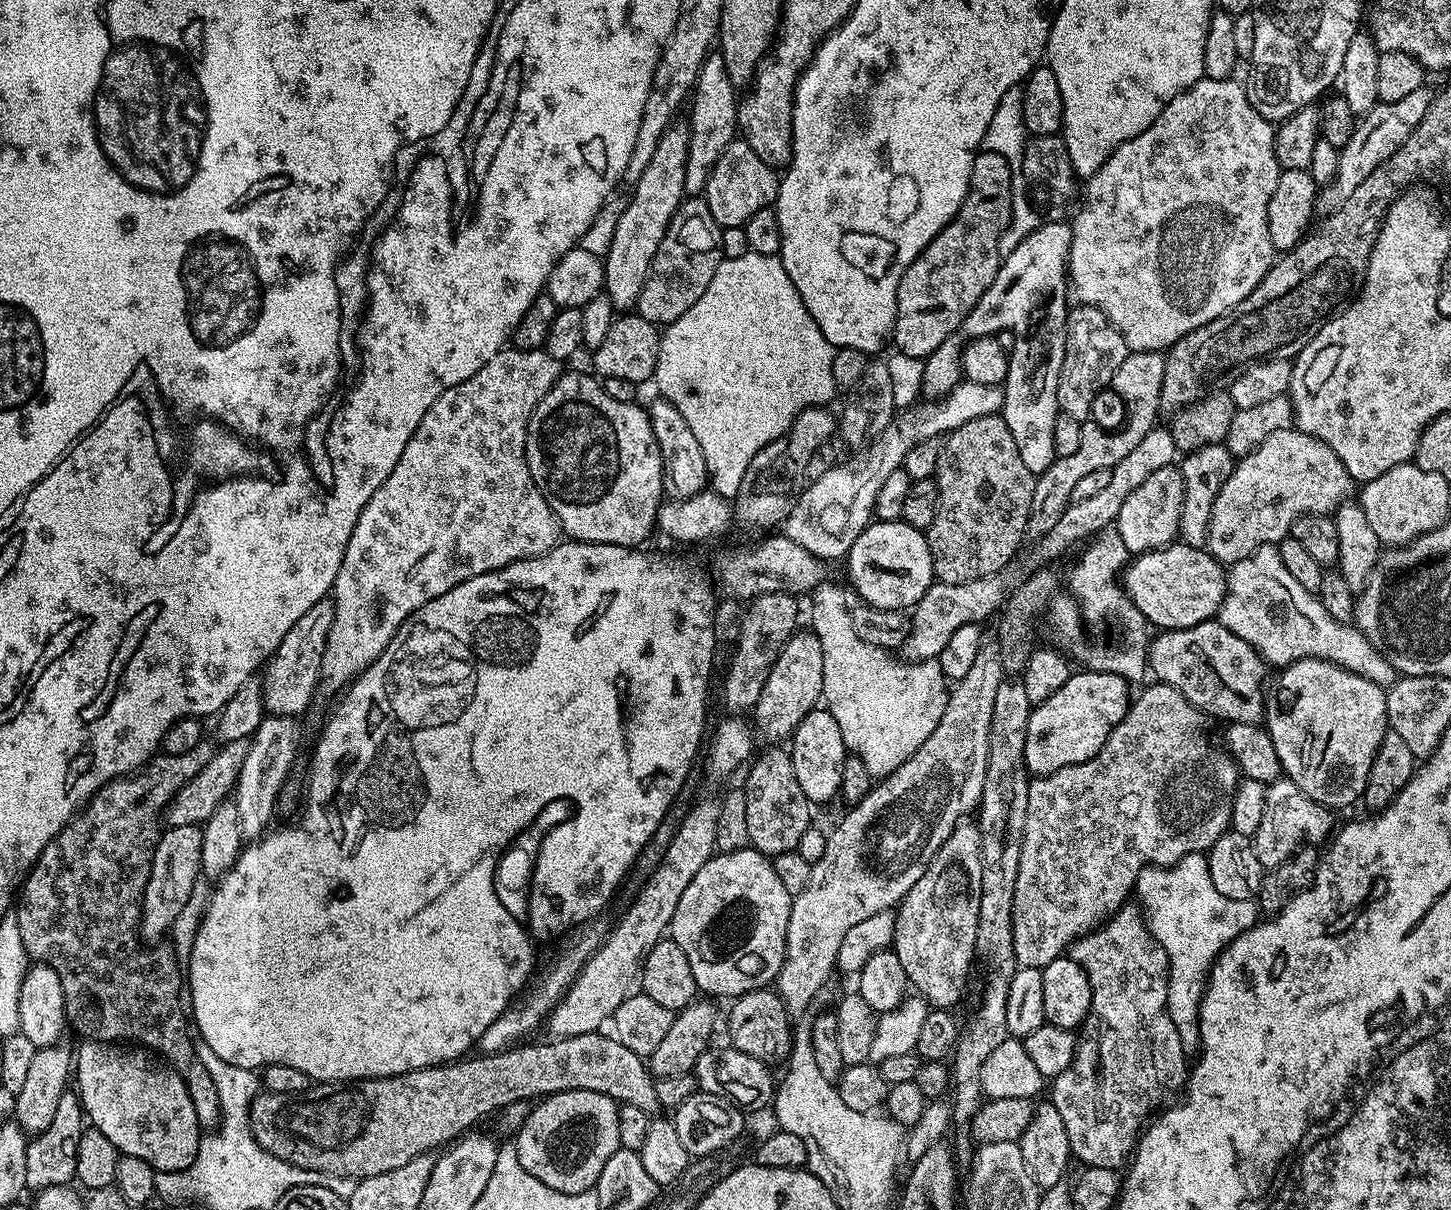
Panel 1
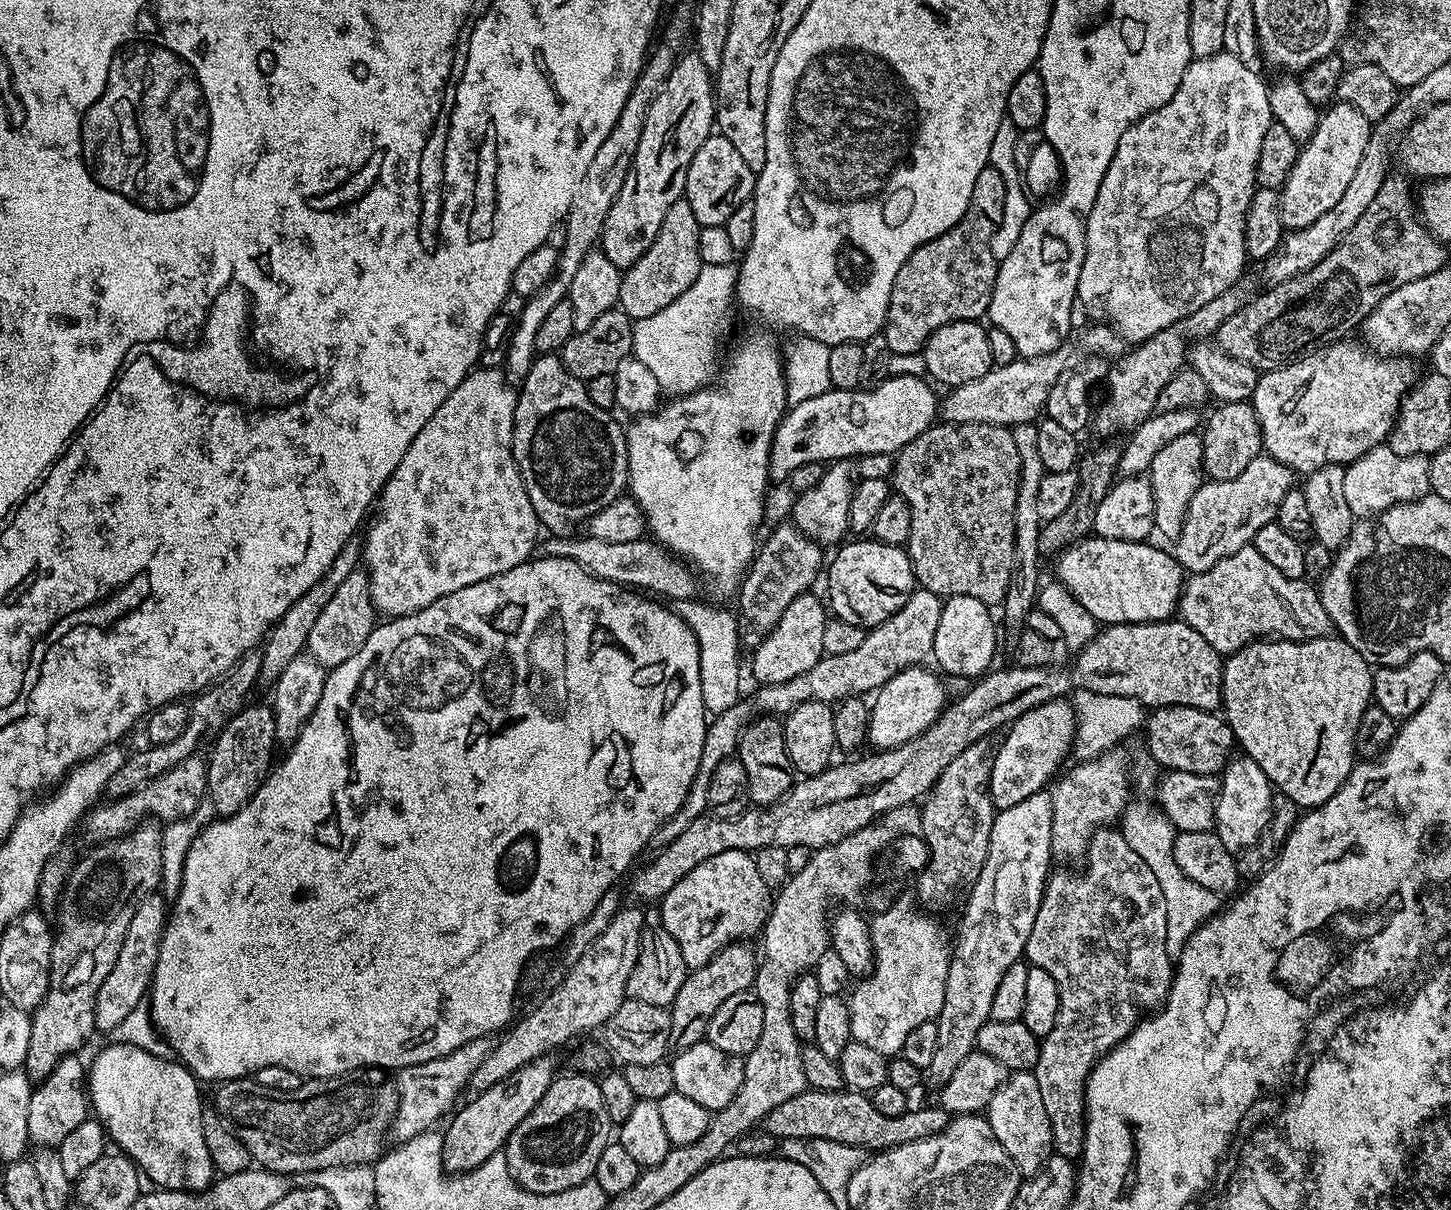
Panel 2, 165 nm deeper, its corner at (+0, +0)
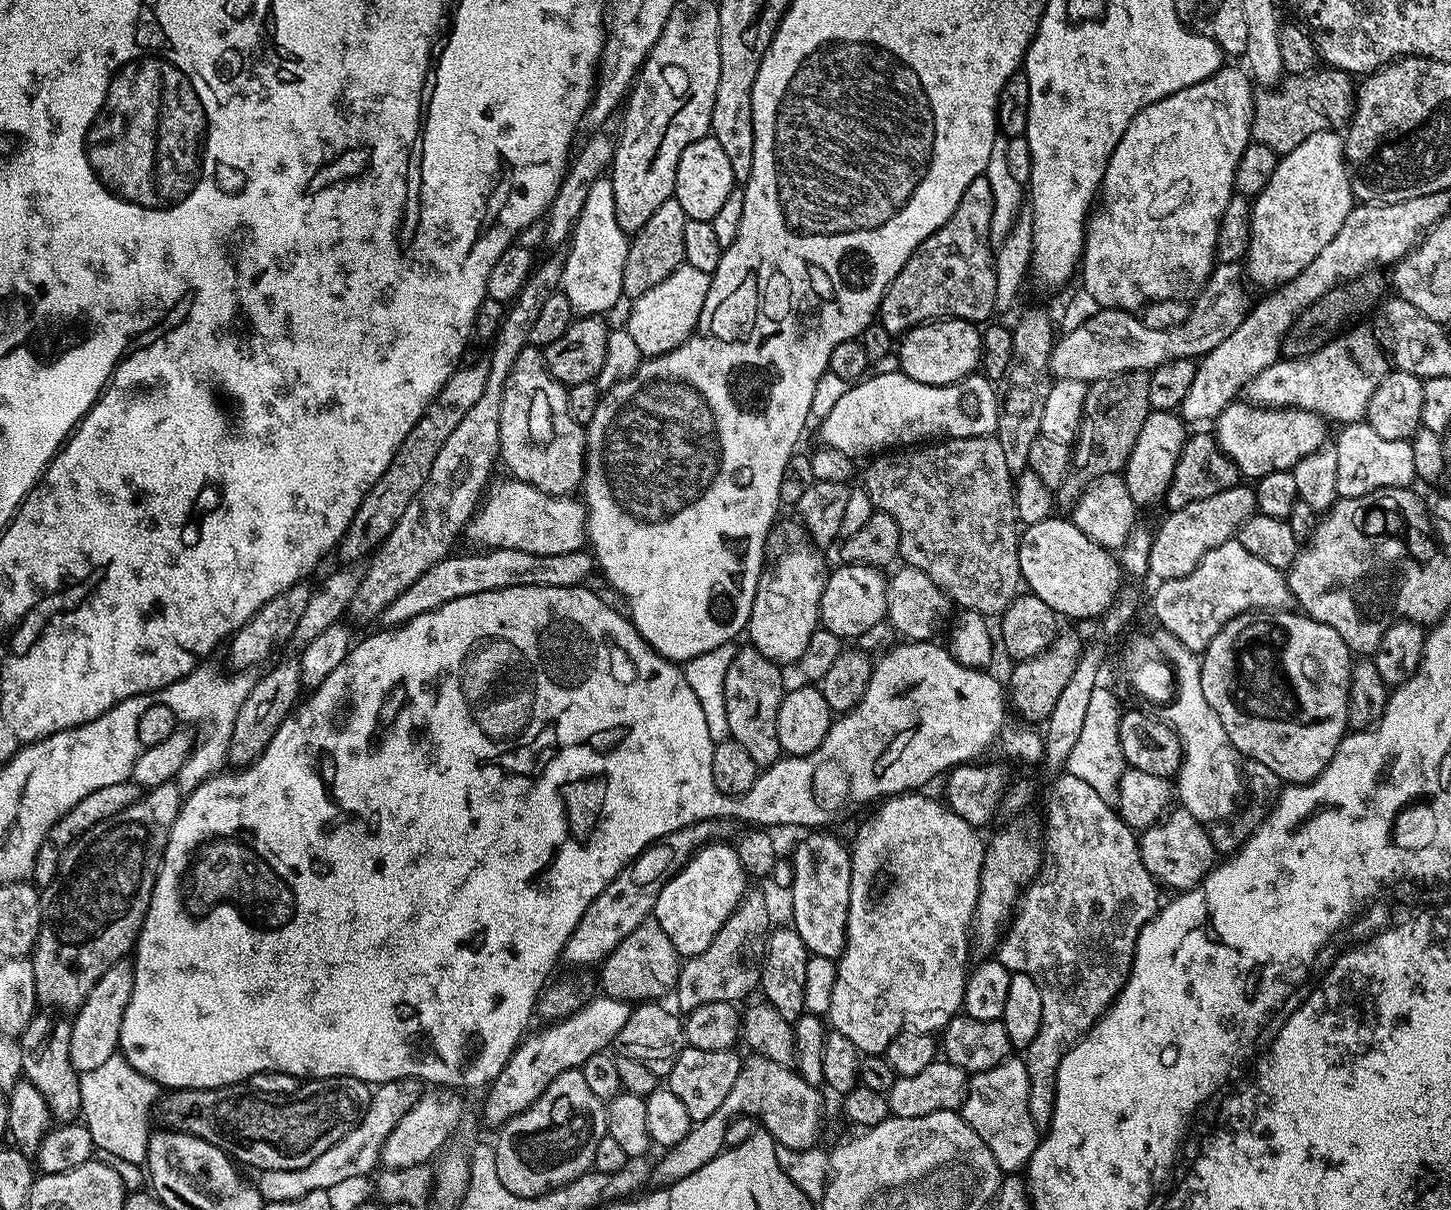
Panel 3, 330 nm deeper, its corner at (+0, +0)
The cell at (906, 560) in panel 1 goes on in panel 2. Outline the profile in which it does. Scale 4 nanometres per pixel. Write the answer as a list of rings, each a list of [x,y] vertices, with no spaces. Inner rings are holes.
[[[856,538],[853,544],[847,544],[835,549],[835,552],[837,551],[836,557],[833,558],[832,565],[830,565],[831,560],[827,565],[828,596],[826,595],[826,600],[830,605],[831,615],[835,619],[850,622],[865,630],[871,630],[877,628],[882,622],[886,622],[886,618],[894,615],[912,597],[912,593],[918,587],[916,575],[907,551],[901,545],[883,544],[875,538]]]

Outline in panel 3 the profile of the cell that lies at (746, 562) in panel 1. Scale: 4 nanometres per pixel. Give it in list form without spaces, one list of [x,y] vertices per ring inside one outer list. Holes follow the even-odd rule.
[[[493,548],[476,550],[473,556],[456,556],[449,554],[440,560],[422,578],[410,582],[390,606],[380,613],[379,623],[384,626],[399,626],[418,618],[418,614],[426,614],[430,610],[438,610],[446,606],[446,602],[454,602],[454,598],[466,598],[470,594],[482,594],[486,590],[502,590],[510,586],[566,586],[575,588],[583,585],[584,580],[594,572],[594,560],[587,551],[570,554],[546,554],[535,556],[526,554],[526,550],[510,550],[509,548]]]

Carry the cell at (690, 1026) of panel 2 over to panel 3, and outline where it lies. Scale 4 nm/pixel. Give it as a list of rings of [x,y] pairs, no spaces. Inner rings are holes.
[[[752,890],[732,913],[730,918],[714,934],[714,942],[697,956],[687,957],[681,963],[680,977],[676,979],[674,997],[675,1007],[681,1013],[692,1012],[707,1003],[739,1002],[743,996],[757,991],[760,982],[760,968],[764,964],[764,943],[768,941],[770,925],[766,916],[765,899],[758,890]]]

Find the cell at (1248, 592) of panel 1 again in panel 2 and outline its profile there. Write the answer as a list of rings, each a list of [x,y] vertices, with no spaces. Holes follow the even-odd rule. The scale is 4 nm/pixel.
[[[1246,547],[1222,558],[1210,570],[1189,575],[1184,582],[1184,591],[1180,594],[1179,619],[1185,620],[1221,657],[1227,658],[1232,653],[1242,650],[1253,640],[1261,638],[1279,638],[1281,640],[1313,640],[1329,635],[1333,631],[1330,614],[1322,606],[1319,591],[1312,588],[1307,579],[1286,578],[1275,566],[1270,566],[1262,554],[1254,547]]]

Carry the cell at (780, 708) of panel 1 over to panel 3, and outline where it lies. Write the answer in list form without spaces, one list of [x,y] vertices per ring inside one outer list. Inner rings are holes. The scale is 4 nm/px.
[[[777,519],[770,531],[768,541],[764,543],[764,558],[767,563],[760,574],[760,581],[754,594],[754,606],[750,610],[746,636],[749,636],[751,647],[756,648],[766,658],[781,666],[795,665],[802,658],[802,650],[810,642],[810,634],[820,624],[820,603],[826,579],[826,567],[819,547],[814,546],[799,519]]]

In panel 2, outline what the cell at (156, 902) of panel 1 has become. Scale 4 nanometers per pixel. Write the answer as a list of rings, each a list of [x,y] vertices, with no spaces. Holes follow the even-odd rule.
[[[160,894],[146,896],[138,906],[138,910],[134,910],[134,918],[126,929],[126,938],[122,938],[122,950],[118,950],[118,962],[114,962],[114,970],[106,974],[106,982],[98,986],[98,994],[94,1002],[94,1022],[97,1033],[109,1034],[125,1021],[125,1017],[138,1002],[149,995],[152,987],[152,972],[158,962],[160,939],[164,933],[168,913],[166,900],[164,904]]]

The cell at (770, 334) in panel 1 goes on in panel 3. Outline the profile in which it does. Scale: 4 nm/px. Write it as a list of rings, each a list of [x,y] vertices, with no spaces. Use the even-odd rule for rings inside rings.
[[[688,263],[678,265],[658,286],[650,286],[646,294],[631,301],[626,331],[638,345],[641,357],[661,356],[674,350],[679,344],[685,344],[690,334],[696,330],[696,323],[702,314],[706,294],[710,290],[711,275],[696,270]]]

